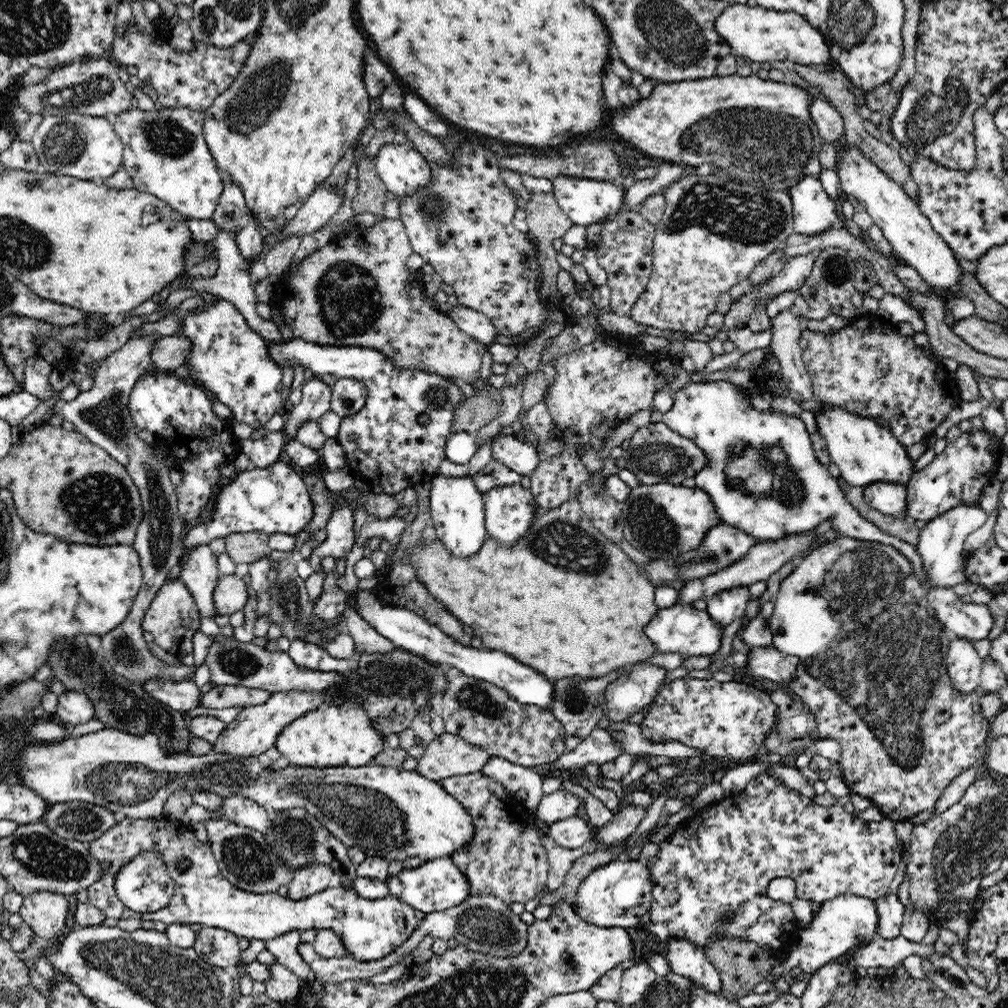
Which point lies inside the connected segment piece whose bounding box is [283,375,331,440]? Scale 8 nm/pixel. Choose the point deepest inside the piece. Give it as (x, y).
(316, 395)

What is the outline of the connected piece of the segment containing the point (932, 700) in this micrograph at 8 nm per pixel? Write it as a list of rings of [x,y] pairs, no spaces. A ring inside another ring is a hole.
[[[838,536],[810,551],[803,557],[802,563],[781,582],[777,595],[773,598],[774,609],[769,620],[774,637],[773,648],[801,661],[794,674],[794,681],[786,686],[802,703],[810,707],[816,719],[819,738],[832,738],[841,744],[842,755],[838,764],[842,770],[842,780],[851,793],[868,798],[873,806],[881,809],[885,818],[894,822],[909,820],[923,810],[933,816],[934,806],[944,794],[944,790],[950,786],[950,782],[971,766],[976,766],[981,758],[986,757],[990,741],[990,722],[983,717],[980,710],[980,698],[983,698],[986,692],[978,686],[972,693],[964,695],[952,687],[947,673],[947,655],[954,635],[946,632],[943,624],[938,621],[936,611],[928,603],[927,596],[926,589],[922,588],[914,575],[912,563],[896,547]]]

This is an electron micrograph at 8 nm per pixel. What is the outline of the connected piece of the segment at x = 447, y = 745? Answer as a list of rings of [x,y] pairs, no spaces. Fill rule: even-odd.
[[[444,732],[426,744],[415,772],[438,783],[448,776],[481,772],[491,758],[481,746]]]

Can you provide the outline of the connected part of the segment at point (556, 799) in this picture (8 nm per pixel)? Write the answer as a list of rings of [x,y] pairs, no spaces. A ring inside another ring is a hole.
[[[563,788],[544,795],[535,808],[534,815],[551,825],[559,820],[566,820],[571,816],[583,813],[582,808],[581,800]]]

